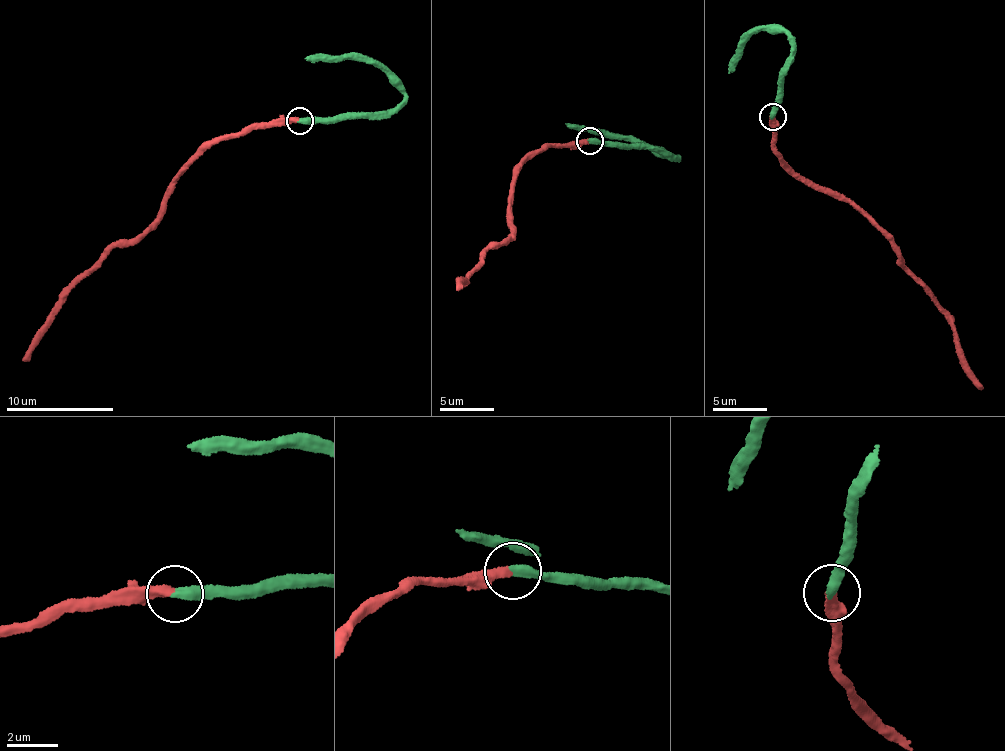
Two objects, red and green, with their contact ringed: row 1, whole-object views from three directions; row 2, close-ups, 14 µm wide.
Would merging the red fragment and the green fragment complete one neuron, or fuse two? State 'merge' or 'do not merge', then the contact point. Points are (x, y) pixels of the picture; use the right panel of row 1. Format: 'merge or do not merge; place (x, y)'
merge; place (772, 116)

